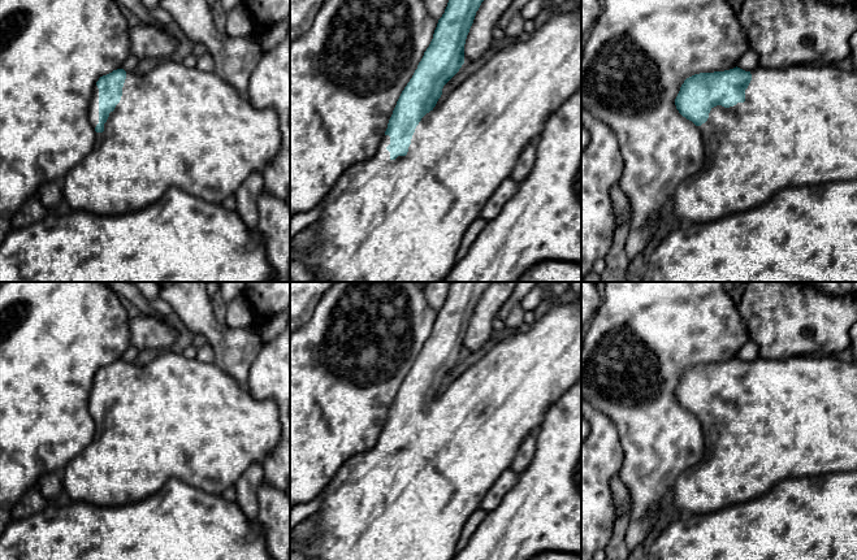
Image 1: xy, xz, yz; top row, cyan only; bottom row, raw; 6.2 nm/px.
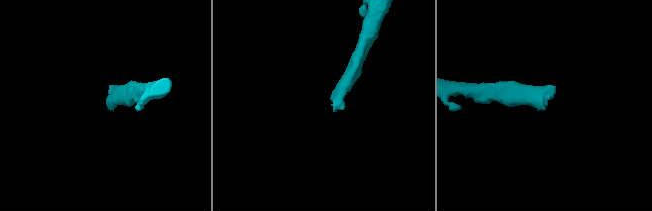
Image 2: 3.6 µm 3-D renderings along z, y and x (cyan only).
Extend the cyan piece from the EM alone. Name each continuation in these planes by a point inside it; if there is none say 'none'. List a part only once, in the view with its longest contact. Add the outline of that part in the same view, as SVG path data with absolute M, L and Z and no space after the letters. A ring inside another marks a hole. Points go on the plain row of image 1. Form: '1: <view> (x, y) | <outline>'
1: xz (411, 503) | M581 295L571 303L557 303L549 307L546 313L529 325L525 331L514 331L503 338L476 364L466 369L446 388L440 388L436 398L427 404L415 420L415 424L406 447L390 450L386 438L390 435L390 427L384 426L376 444L363 452L356 453L347 460L334 474L333 479L320 494L323 500L316 512L317 534L306 543L297 543L290 550L299 551L313 560L453 560L456 555L463 526L477 511L485 494L494 485L497 478L510 469L521 442L533 431L538 433L541 424L549 408L557 403L570 387L581 377Z

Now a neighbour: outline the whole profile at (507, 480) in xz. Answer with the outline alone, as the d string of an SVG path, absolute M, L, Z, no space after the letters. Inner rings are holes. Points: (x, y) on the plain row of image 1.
M511 469L503 472L490 487L490 490L485 494L480 508L484 509L486 513L492 509L495 509L503 496L515 487L518 479L519 474L512 472Z

